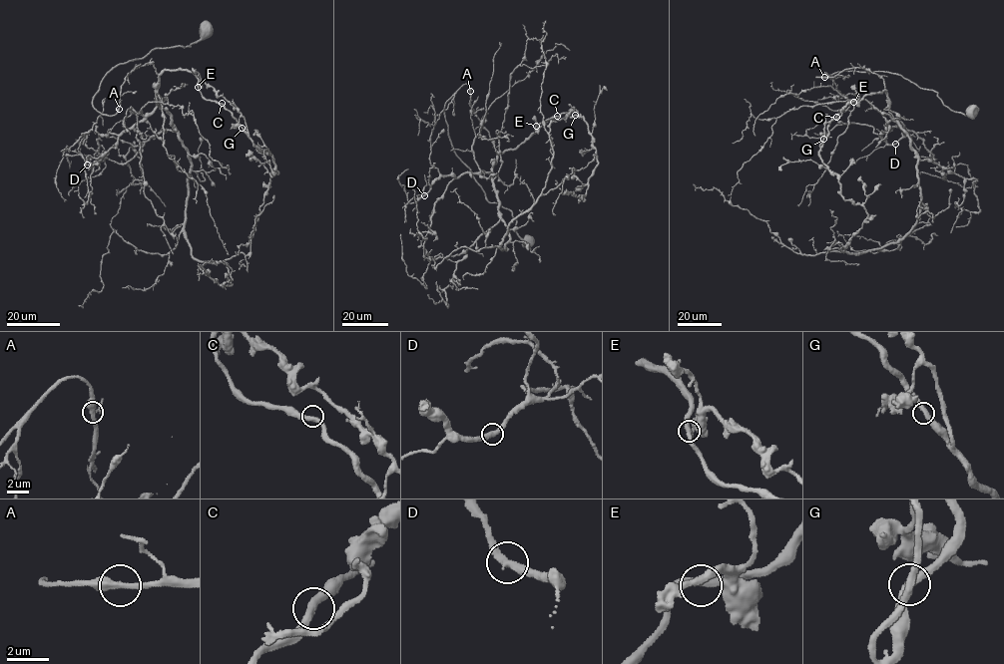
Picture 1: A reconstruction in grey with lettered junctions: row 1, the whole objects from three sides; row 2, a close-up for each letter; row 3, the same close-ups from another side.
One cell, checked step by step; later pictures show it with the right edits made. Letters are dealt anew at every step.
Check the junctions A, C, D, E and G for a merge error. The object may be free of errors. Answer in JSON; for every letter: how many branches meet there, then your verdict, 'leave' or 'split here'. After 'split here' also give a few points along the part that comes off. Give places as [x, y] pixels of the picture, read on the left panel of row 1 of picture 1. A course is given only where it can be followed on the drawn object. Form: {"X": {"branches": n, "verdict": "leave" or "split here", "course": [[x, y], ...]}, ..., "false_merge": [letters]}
{"A": {"branches": 2, "verdict": "leave"}, "C": {"branches": 2, "verdict": "leave"}, "D": {"branches": 2, "verdict": "leave"}, "E": {"branches": 2, "verdict": "leave"}, "G": {"branches": 2, "verdict": "leave"}, "false_merge": []}

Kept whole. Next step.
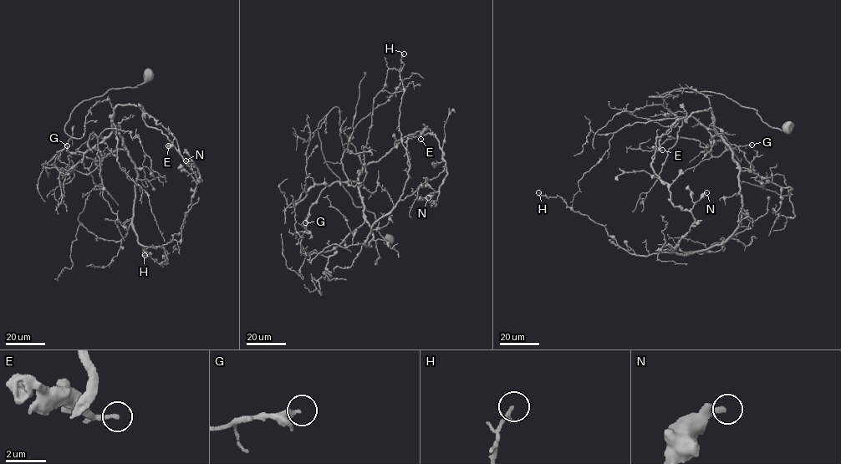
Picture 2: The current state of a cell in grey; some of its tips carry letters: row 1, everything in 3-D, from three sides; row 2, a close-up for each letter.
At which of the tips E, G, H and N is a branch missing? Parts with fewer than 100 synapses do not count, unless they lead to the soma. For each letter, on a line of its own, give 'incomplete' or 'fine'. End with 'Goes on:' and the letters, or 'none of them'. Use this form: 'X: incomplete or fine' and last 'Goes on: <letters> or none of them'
E: fine
G: fine
H: fine
N: fine
Goes on: none of them

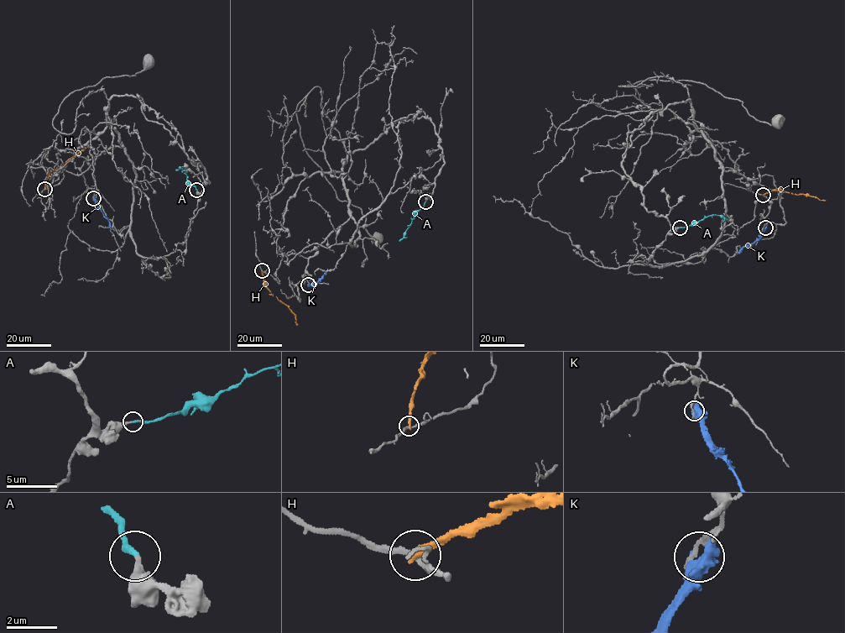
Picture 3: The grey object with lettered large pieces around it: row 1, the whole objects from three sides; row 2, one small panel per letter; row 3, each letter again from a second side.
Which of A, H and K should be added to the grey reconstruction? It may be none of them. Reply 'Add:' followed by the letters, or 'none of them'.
Add: A

